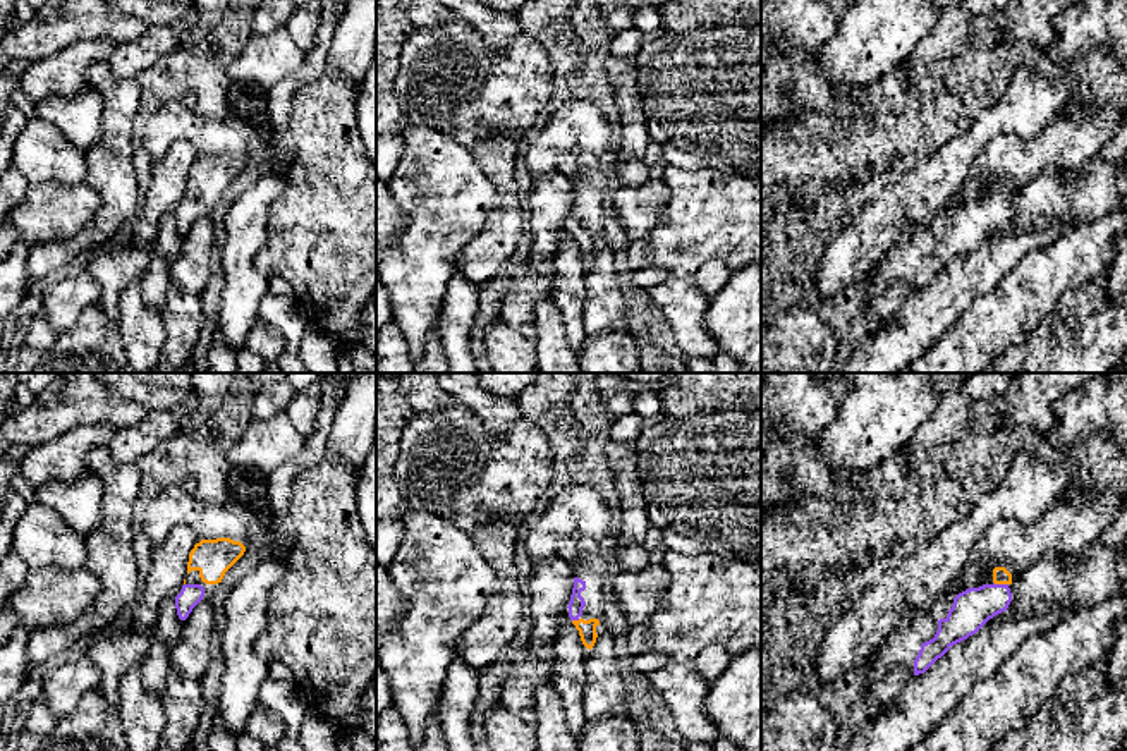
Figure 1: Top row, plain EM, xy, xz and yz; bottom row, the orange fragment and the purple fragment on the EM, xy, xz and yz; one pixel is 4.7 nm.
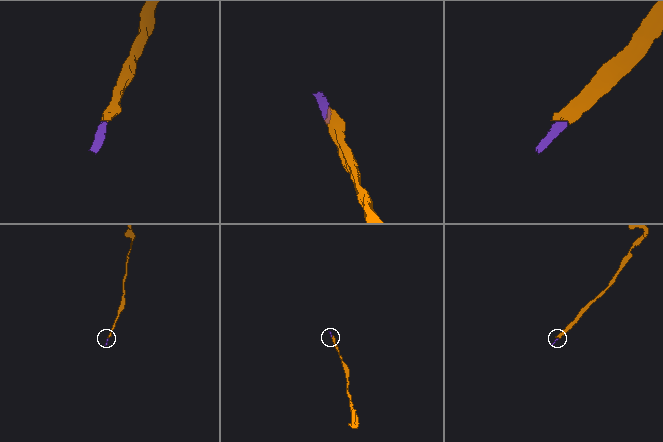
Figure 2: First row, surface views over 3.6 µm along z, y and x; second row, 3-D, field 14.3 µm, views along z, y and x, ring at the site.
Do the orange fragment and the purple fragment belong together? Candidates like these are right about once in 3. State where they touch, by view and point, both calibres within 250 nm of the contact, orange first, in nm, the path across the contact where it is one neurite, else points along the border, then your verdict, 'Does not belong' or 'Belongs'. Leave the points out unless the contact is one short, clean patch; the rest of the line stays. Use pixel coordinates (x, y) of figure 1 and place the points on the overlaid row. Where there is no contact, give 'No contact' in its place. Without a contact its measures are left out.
Touches orange at yz (1000, 583). Thickness 80 nm (orange) against 180 nm. Path across: yz (1000, 574), (1000, 583), (971, 609). Belongs

